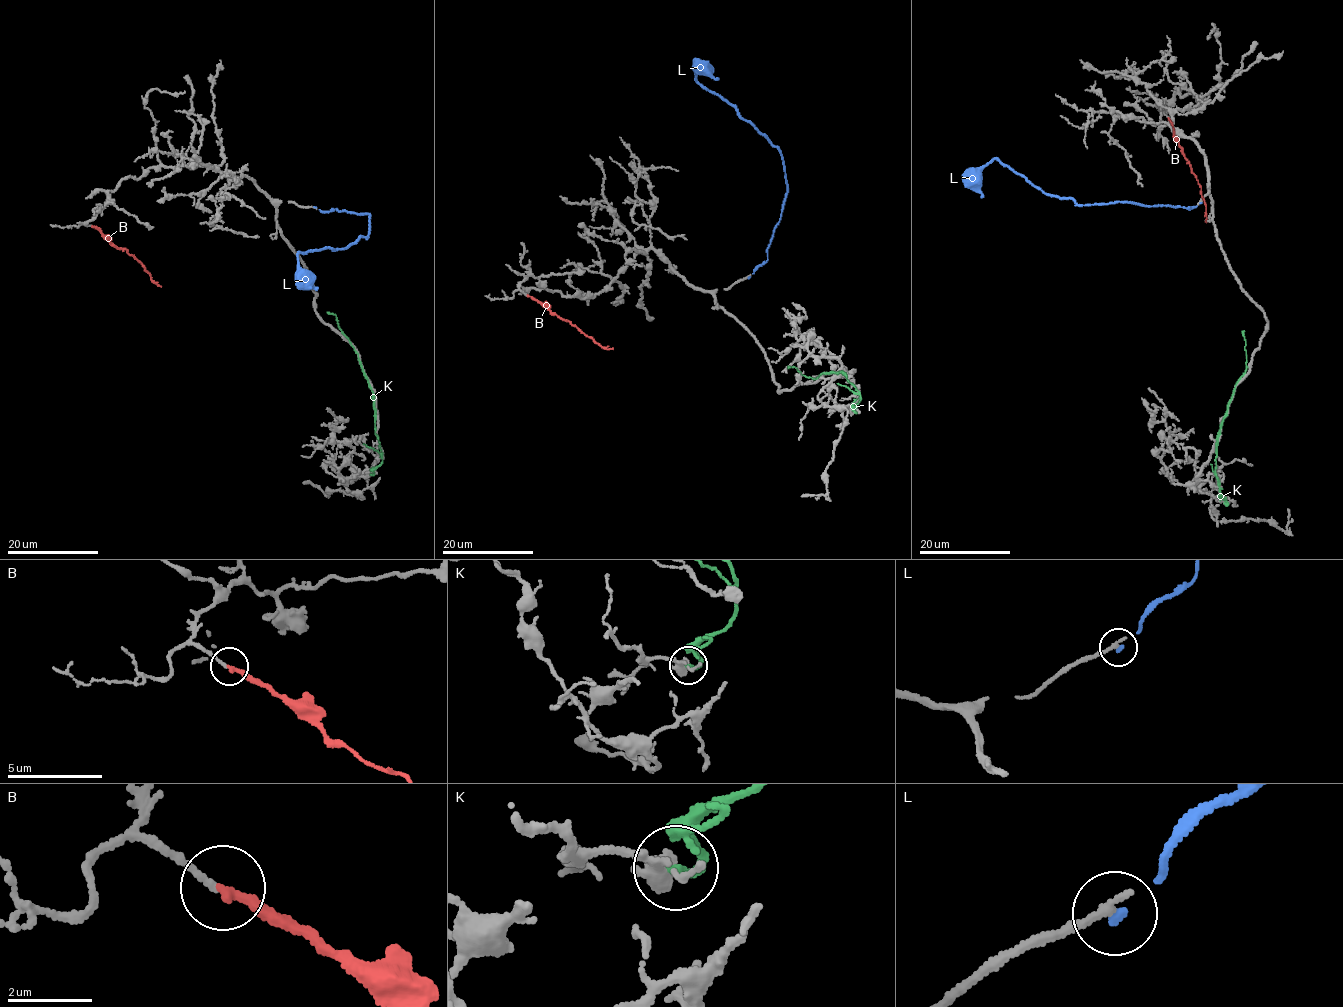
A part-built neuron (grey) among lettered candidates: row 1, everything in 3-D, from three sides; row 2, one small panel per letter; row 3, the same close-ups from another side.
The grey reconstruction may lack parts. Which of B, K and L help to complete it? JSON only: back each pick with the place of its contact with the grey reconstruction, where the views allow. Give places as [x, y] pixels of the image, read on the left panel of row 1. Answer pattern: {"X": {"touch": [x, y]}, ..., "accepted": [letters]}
{"B": {"touch": [92, 226]}, "accepted": ["B"]}

